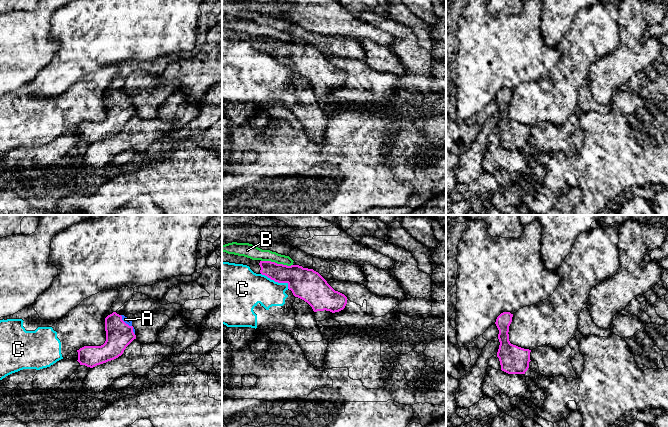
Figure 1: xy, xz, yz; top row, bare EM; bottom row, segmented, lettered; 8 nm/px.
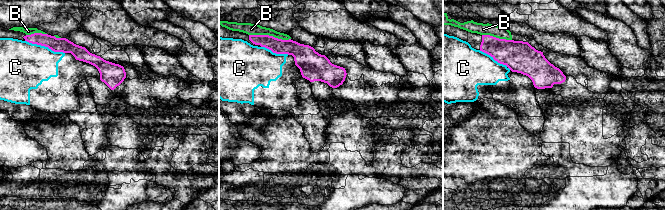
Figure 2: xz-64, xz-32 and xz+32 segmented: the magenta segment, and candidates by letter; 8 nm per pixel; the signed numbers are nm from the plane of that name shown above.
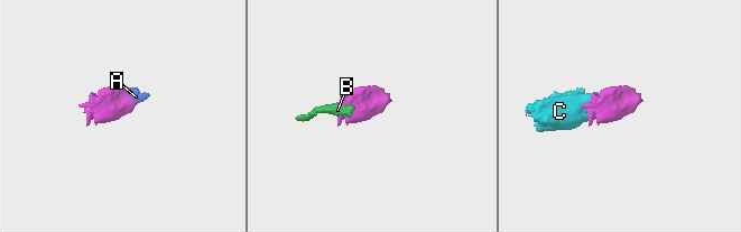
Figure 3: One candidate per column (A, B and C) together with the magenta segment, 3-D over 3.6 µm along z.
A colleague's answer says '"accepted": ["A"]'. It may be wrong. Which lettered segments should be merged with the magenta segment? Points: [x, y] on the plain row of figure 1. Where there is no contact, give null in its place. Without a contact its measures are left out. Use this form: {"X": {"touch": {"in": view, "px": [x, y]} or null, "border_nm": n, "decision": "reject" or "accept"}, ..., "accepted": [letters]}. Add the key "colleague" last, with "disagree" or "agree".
{"A": {"touch": {"in": "xy", "px": [128, 101]}, "border_nm": 200, "decision": "accept"}, "B": {"touch": {"in": "xz", "px": [276, 39]}, "border_nm": 260, "decision": "reject"}, "C": {"touch": {"in": "xz", "px": [276, 57]}, "border_nm": 260, "decision": "reject"}, "accepted": ["A"], "colleague": "agree"}

